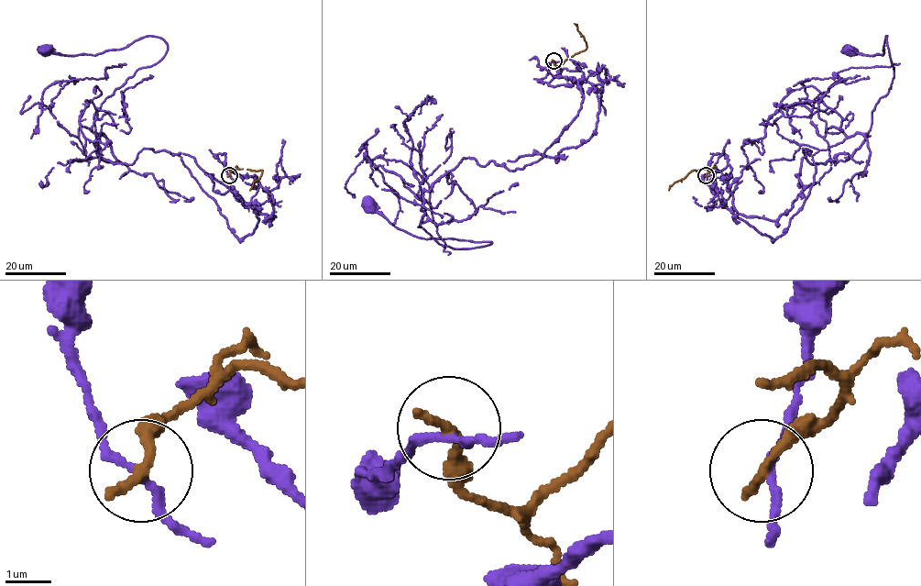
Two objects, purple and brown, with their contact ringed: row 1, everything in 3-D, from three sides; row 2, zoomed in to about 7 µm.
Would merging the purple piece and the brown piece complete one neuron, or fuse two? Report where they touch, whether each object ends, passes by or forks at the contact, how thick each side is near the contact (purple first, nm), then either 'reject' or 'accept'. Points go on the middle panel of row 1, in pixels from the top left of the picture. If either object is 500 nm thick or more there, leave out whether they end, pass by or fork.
place (553, 60); purple passes by; brown ends; calibres 170 and 280 nm; reject

